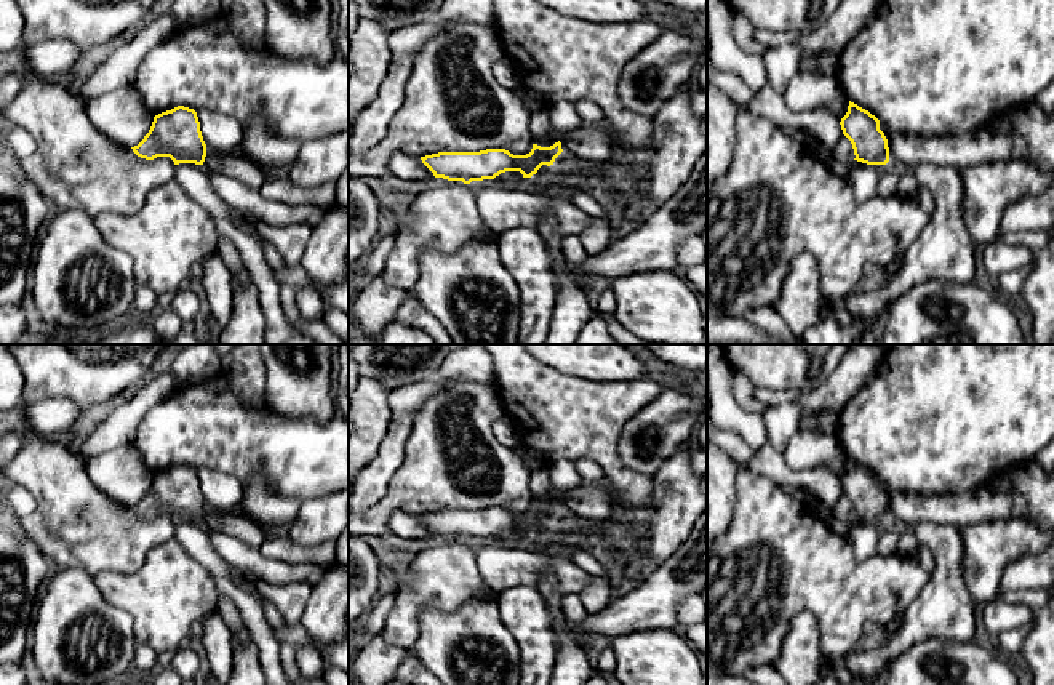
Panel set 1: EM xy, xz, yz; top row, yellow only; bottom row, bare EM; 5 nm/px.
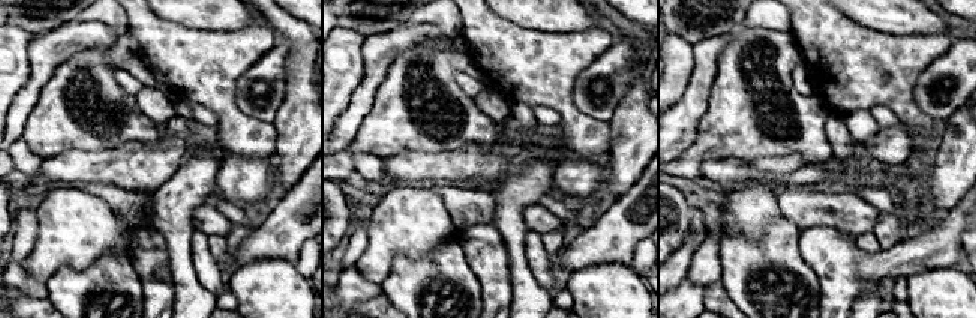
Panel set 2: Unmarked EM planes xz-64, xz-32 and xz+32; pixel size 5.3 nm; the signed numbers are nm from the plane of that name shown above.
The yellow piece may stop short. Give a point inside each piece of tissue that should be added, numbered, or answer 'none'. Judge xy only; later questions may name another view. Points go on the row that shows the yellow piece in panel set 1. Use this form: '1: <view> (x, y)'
1: xy (237, 165)

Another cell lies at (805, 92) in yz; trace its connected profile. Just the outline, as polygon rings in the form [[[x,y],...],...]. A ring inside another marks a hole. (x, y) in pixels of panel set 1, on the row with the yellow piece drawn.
[[[798,72],[790,78],[782,98],[795,114],[825,106],[840,122],[849,106],[849,99],[843,94],[835,75]]]

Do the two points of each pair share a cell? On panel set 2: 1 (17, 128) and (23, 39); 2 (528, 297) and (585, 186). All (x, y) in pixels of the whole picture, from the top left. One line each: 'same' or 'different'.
1: different
2: different

